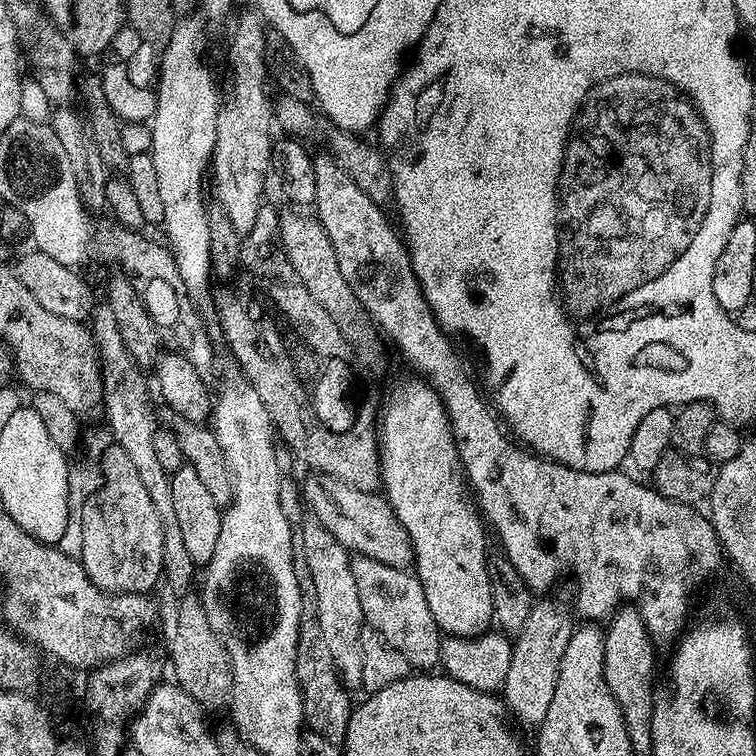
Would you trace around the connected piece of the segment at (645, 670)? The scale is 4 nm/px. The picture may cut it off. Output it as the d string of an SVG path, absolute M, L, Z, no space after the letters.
M621 606L612 613L604 632L604 677L622 710L632 751L636 754L647 753L652 743L652 715L658 699L652 685L652 675L656 672L656 652L652 647L654 641L636 607Z

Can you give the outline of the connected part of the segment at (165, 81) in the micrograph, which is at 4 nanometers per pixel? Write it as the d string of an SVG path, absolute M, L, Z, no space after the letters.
M188 16L184 21L182 19L175 25L173 33L170 34L170 40L165 46L164 51L159 55L158 79L154 84L154 91L156 94L156 109L150 121L152 129L152 150L151 157L154 162L154 170L158 174L158 191L162 198L162 210L164 211L164 219L162 227L164 232L168 235L166 239L167 247L170 249L174 262L178 266L178 274L182 274L182 286L186 286L186 294L190 294L190 298L196 303L197 308L201 313L208 314L213 311L214 300L210 293L213 291L212 280L214 281L214 273L212 270L212 259L210 258L210 228L208 226L208 208L204 204L204 180L206 184L206 173L210 168L210 161L212 158L212 151L214 150L214 138L218 134L218 110L222 103L221 93L216 93L216 80L212 77L210 69L204 65L204 51L208 48L208 32L204 29L204 24L196 16Z

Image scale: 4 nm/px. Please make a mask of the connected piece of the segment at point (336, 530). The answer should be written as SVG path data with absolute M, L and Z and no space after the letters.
M308 474L304 480L304 500L314 519L330 530L330 534L334 534L334 538L338 538L349 553L374 558L374 562L395 568L408 570L413 567L414 557L408 532L379 491L358 490L358 486L350 486L337 476Z

